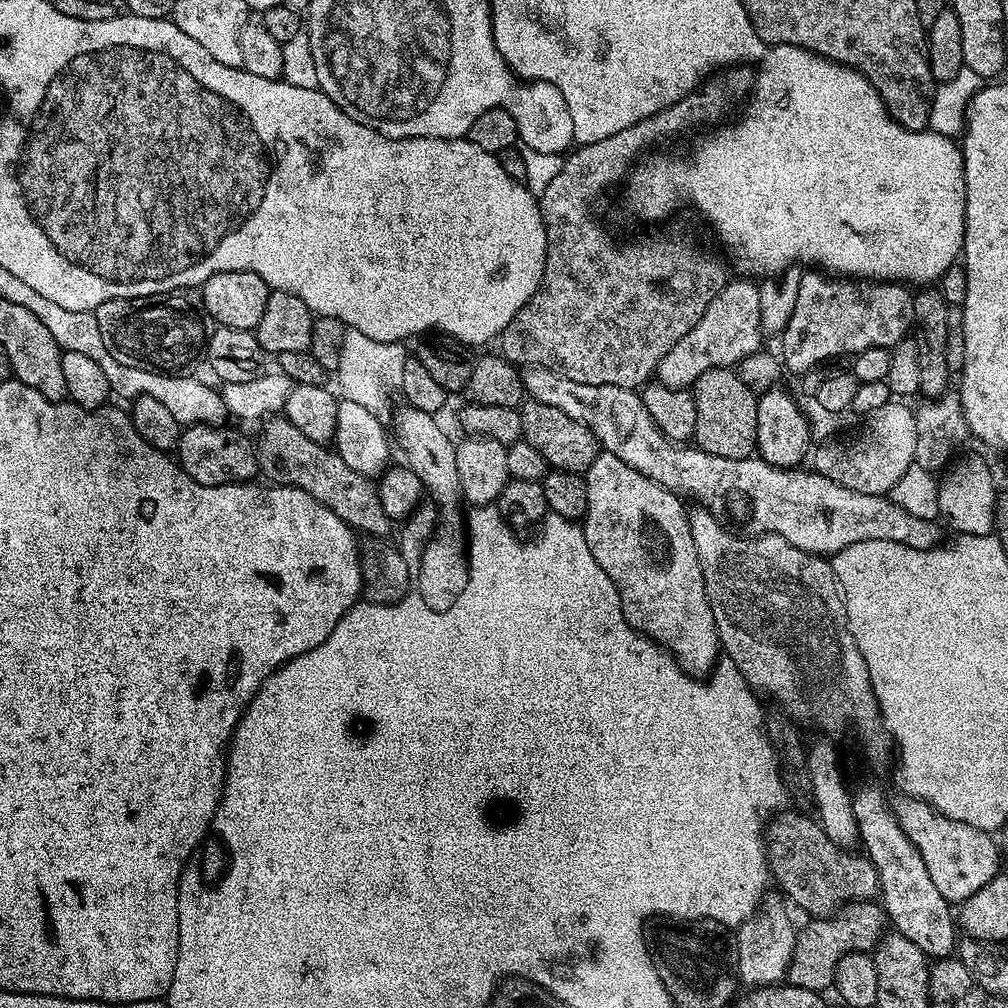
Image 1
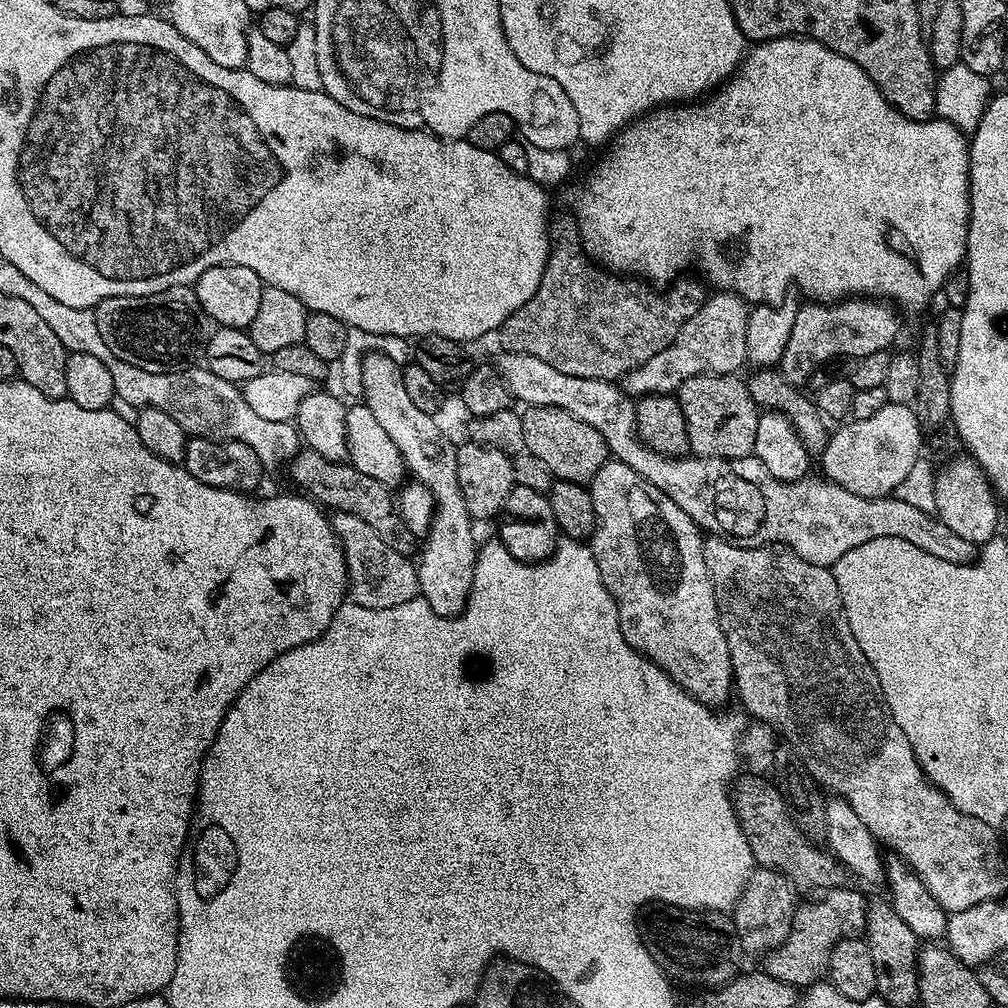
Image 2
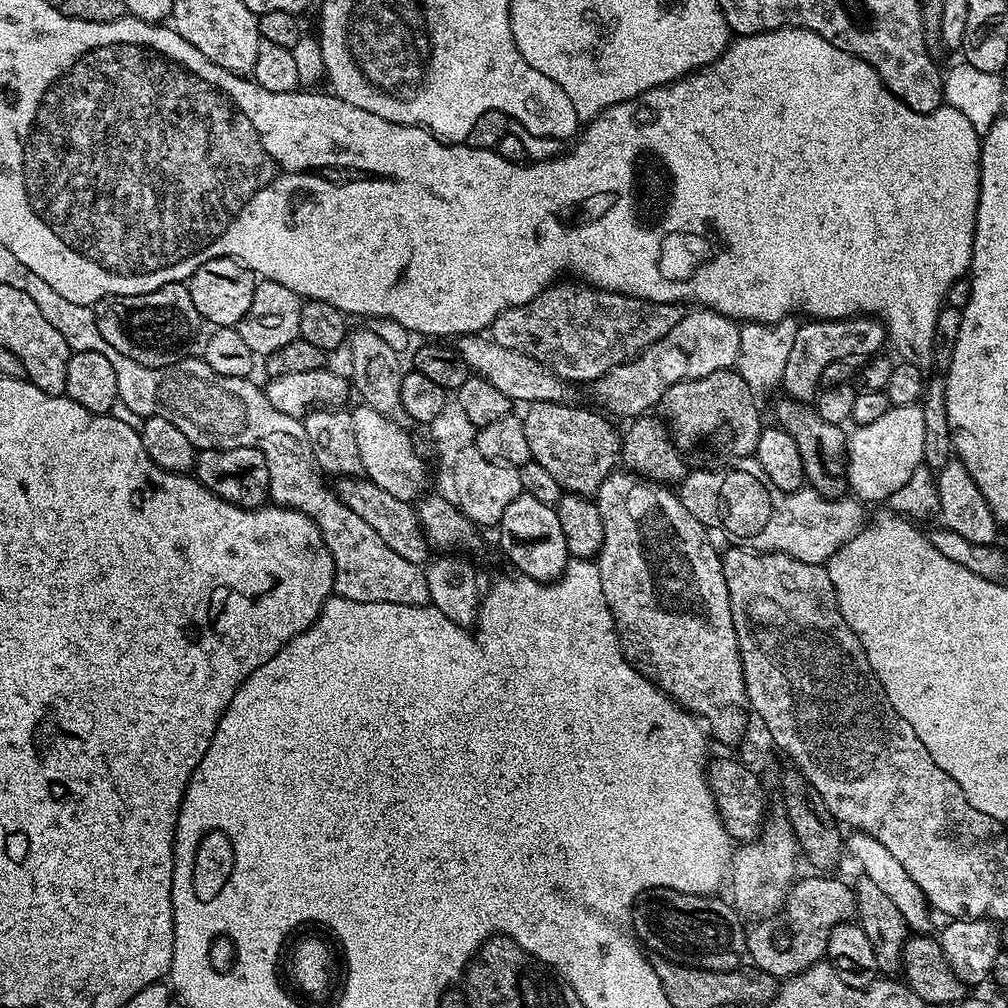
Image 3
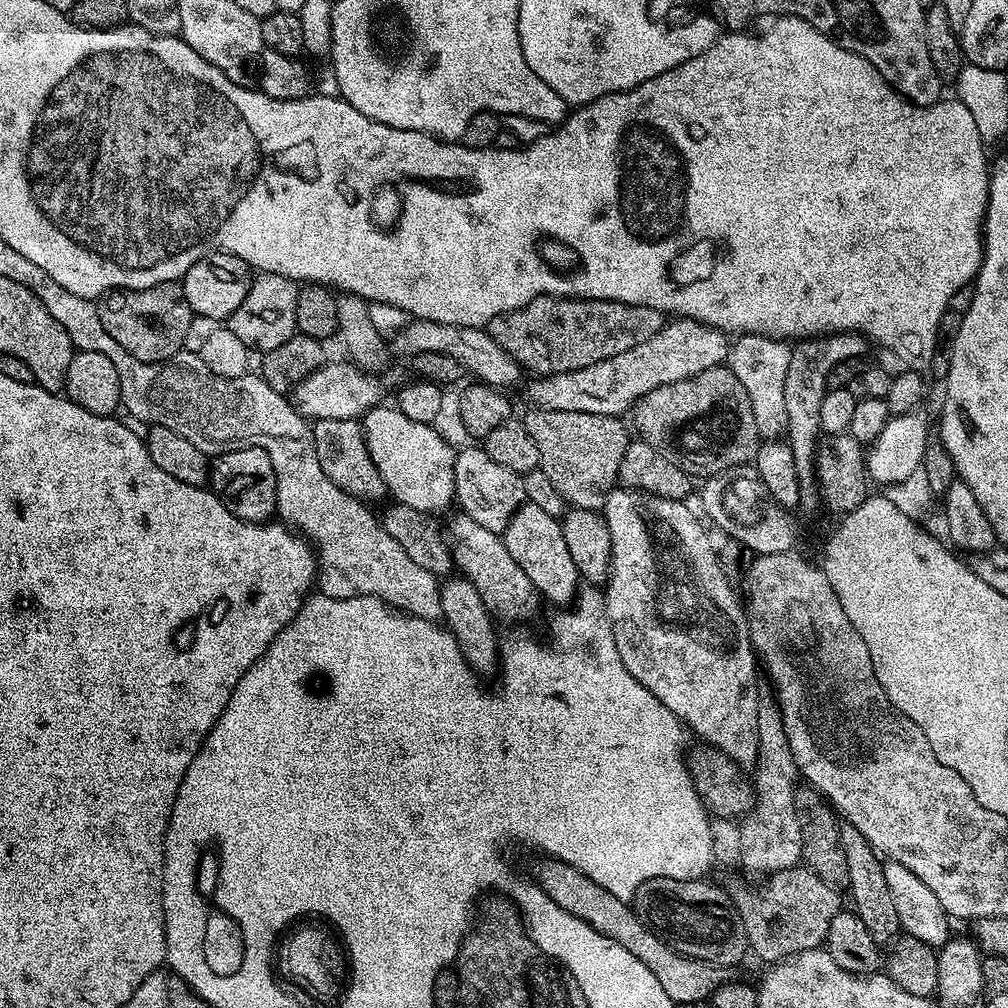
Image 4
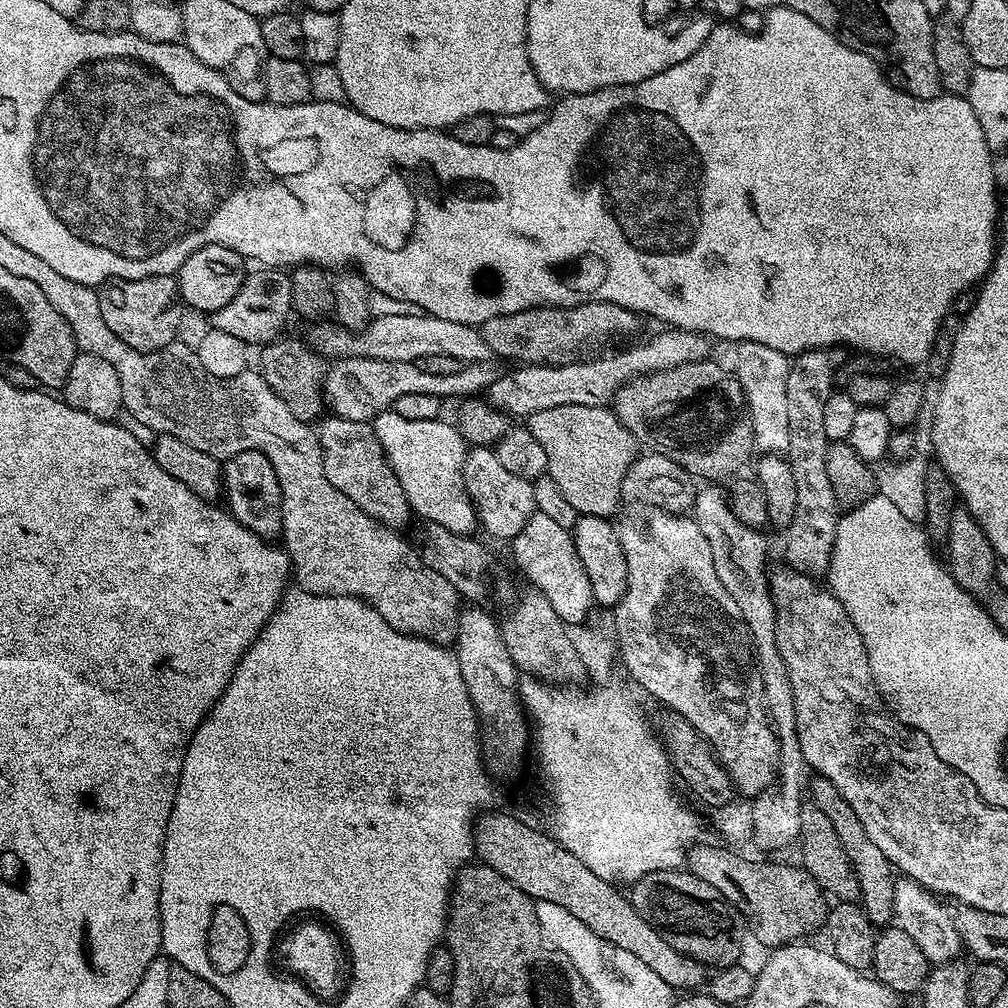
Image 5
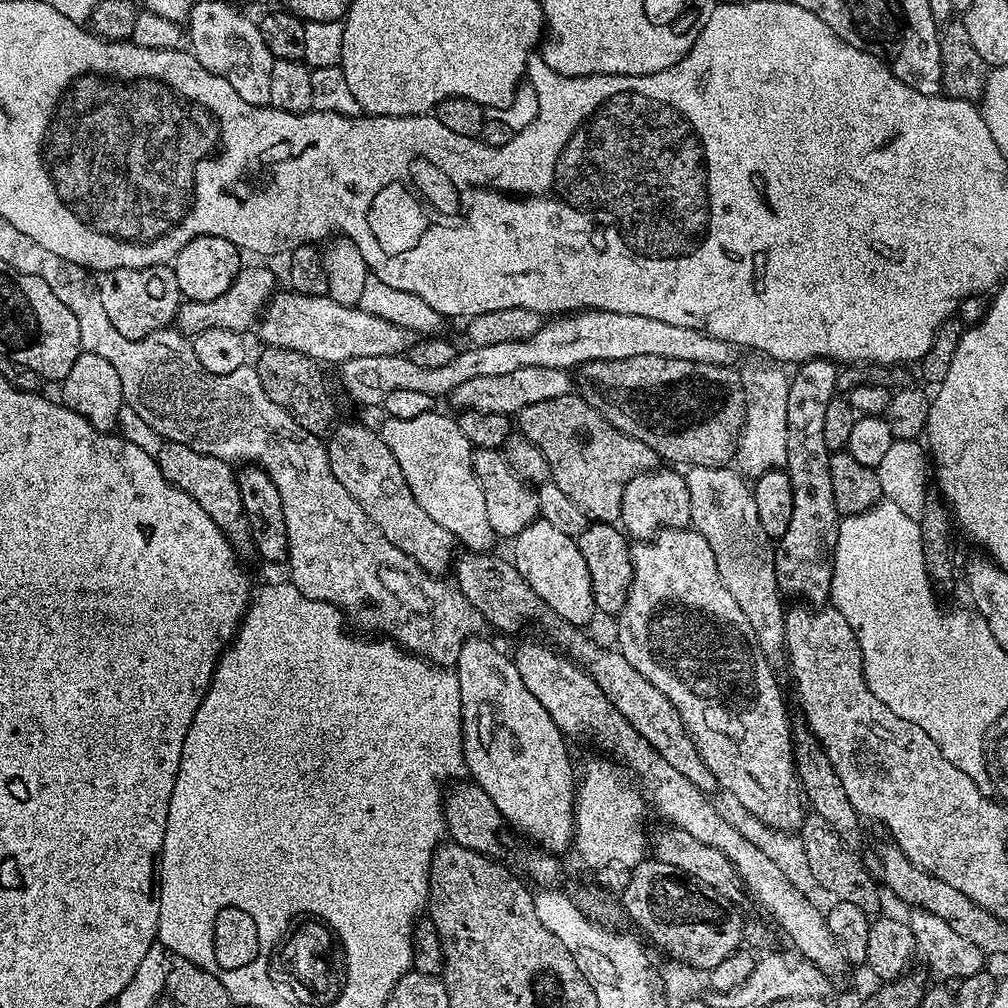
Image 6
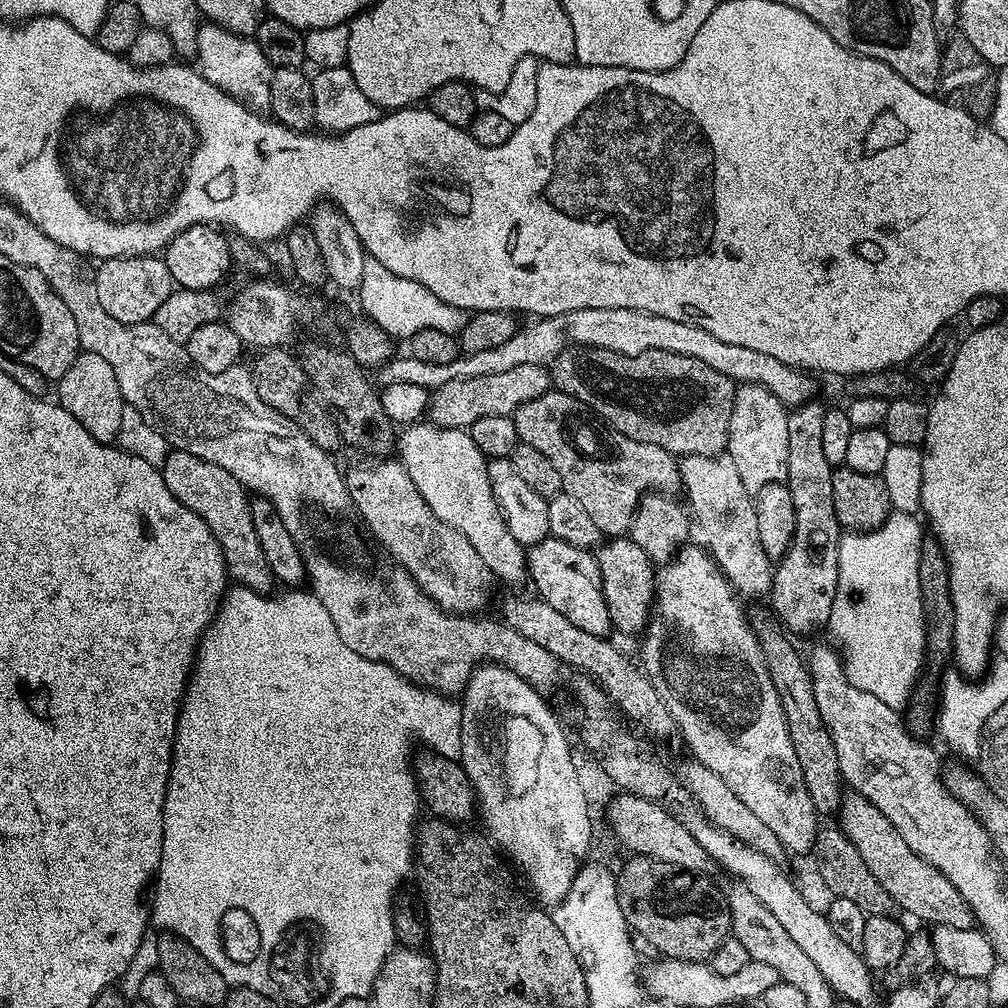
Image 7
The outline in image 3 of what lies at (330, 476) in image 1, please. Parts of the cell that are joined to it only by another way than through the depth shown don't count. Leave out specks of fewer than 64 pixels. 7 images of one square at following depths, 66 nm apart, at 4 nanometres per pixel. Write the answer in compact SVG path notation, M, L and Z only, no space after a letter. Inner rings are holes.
M359 475L337 479L334 491L342 502L346 502L346 506L350 506L350 510L354 510L354 514L358 514L358 518L362 518L362 522L370 525L374 534L378 534L378 538L386 542L386 546L390 546L390 550L394 550L394 554L406 558L406 562L419 565L423 565L429 559L430 541L424 534L424 527L420 524L416 508L409 501L394 498L394 494L386 494L382 486Z

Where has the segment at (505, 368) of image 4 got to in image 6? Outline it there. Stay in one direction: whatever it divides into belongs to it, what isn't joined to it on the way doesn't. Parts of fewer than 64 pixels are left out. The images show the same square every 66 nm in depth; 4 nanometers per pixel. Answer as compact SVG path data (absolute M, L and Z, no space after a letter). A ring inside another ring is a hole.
M280 290L273 295L255 325L255 332L261 345L294 350L324 366L341 366L354 358L405 355L418 339L417 333L406 330L406 326L386 322L363 312L359 306L339 304L329 295L307 296L291 290Z

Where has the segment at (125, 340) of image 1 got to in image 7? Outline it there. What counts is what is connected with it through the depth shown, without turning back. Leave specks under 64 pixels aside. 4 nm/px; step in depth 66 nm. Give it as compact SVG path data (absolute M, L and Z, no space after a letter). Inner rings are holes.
M156 254L102 260L95 273L98 302L102 302L102 310L123 324L135 326L149 323L155 317L158 306L162 306L162 302L166 302L166 298L174 291L170 270L164 259Z

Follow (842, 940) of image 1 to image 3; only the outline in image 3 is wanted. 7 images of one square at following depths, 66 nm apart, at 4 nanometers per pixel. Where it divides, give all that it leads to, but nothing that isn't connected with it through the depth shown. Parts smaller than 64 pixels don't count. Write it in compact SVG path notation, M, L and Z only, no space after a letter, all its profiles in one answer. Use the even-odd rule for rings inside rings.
M832 874L812 875L816 876L808 876L805 880L800 878L793 883L788 899L785 900L783 909L775 921L775 924L777 923L776 932L754 932L754 930L748 932L747 959L755 967L766 970L766 974L777 978L787 978L796 976L800 972L805 972L810 966L821 963L828 954L830 934L839 924L851 921L855 917L856 893L851 883L843 884L842 881L835 880Z

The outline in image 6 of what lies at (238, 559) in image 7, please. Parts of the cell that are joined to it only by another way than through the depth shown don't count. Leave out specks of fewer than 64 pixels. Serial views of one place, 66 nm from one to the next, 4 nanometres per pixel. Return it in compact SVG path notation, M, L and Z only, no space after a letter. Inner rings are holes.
M169 440L161 443L160 449L154 453L158 470L178 490L190 494L210 518L223 530L224 536L241 557L252 556L252 531L250 522L246 522L246 514L242 510L242 494L238 494L238 482L233 465L222 458L214 458L210 454L202 454L198 450L190 450L190 446L182 446L182 442Z

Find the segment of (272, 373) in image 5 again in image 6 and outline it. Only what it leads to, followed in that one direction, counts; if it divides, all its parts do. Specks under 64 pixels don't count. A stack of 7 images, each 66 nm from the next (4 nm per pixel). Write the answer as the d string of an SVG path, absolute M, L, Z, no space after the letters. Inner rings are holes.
M265 347L263 351L254 361L262 390L266 390L266 394L270 394L270 398L278 402L278 406L282 406L282 410L291 414L297 424L310 434L323 437L332 432L338 418L336 408L332 405L332 396L328 393L328 384L324 381L325 369L309 356L303 356L294 350Z

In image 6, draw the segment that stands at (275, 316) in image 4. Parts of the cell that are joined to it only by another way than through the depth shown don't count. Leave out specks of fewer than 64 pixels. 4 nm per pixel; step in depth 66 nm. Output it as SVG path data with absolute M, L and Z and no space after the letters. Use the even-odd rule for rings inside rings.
M241 267L230 290L210 302L184 300L176 312L175 327L184 334L195 334L202 330L234 330L244 334L257 323L258 317L268 307L269 300L277 291L276 276L268 268Z

